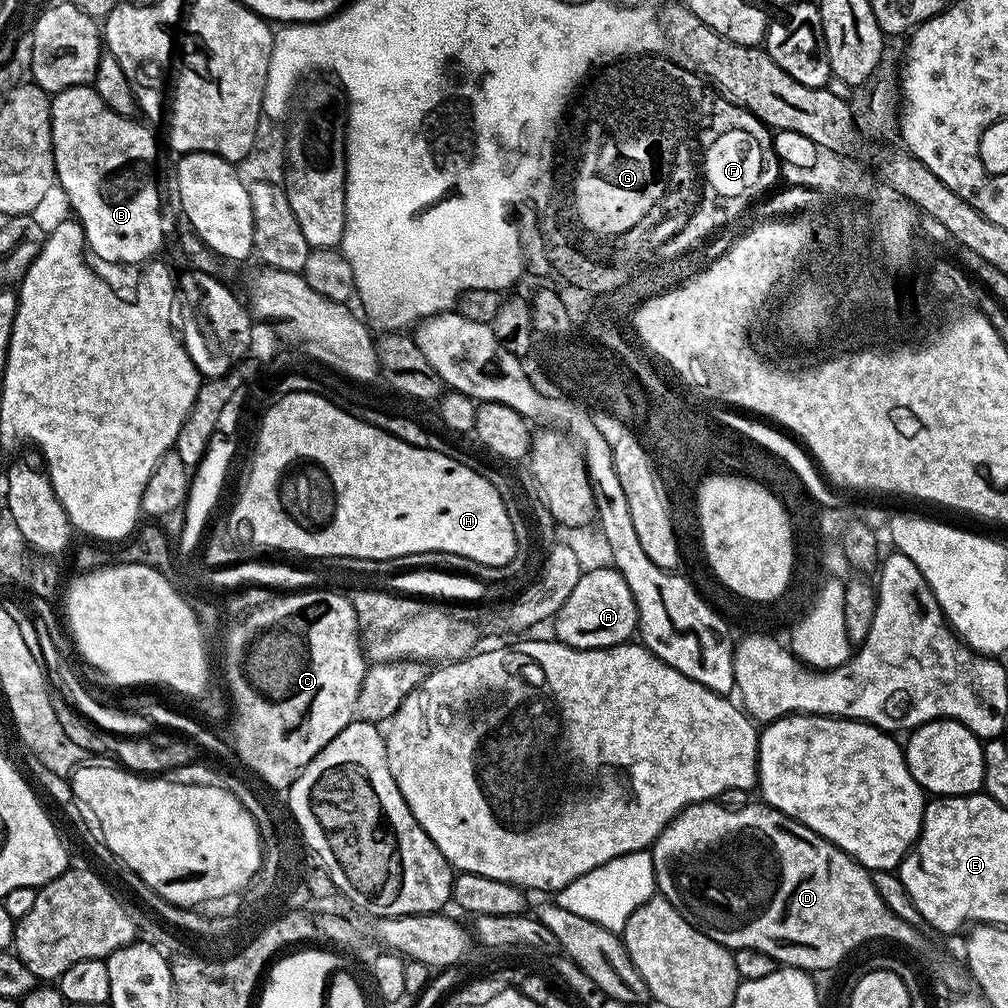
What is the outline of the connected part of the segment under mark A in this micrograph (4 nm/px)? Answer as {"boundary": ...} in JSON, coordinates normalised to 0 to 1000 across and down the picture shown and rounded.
{"boundary":[[[610,562],[578,566],[573,581],[565,588],[562,599],[550,612],[552,619],[551,634],[556,638],[584,647],[590,643],[608,643],[622,639],[632,630],[635,607],[631,604],[629,589],[621,581],[621,573]]]}

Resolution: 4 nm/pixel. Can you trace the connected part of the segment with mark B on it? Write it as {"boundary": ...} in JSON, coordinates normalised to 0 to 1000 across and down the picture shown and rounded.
{"boundary":[[[85,83],[55,92],[51,100],[52,152],[58,187],[63,189],[71,205],[70,213],[81,224],[83,241],[95,246],[99,254],[105,255],[105,260],[139,262],[158,255],[176,229],[177,210],[173,205],[173,187],[168,172],[167,175],[163,172],[163,155],[154,133],[135,117],[114,111],[110,103],[101,101],[95,90]]]}

